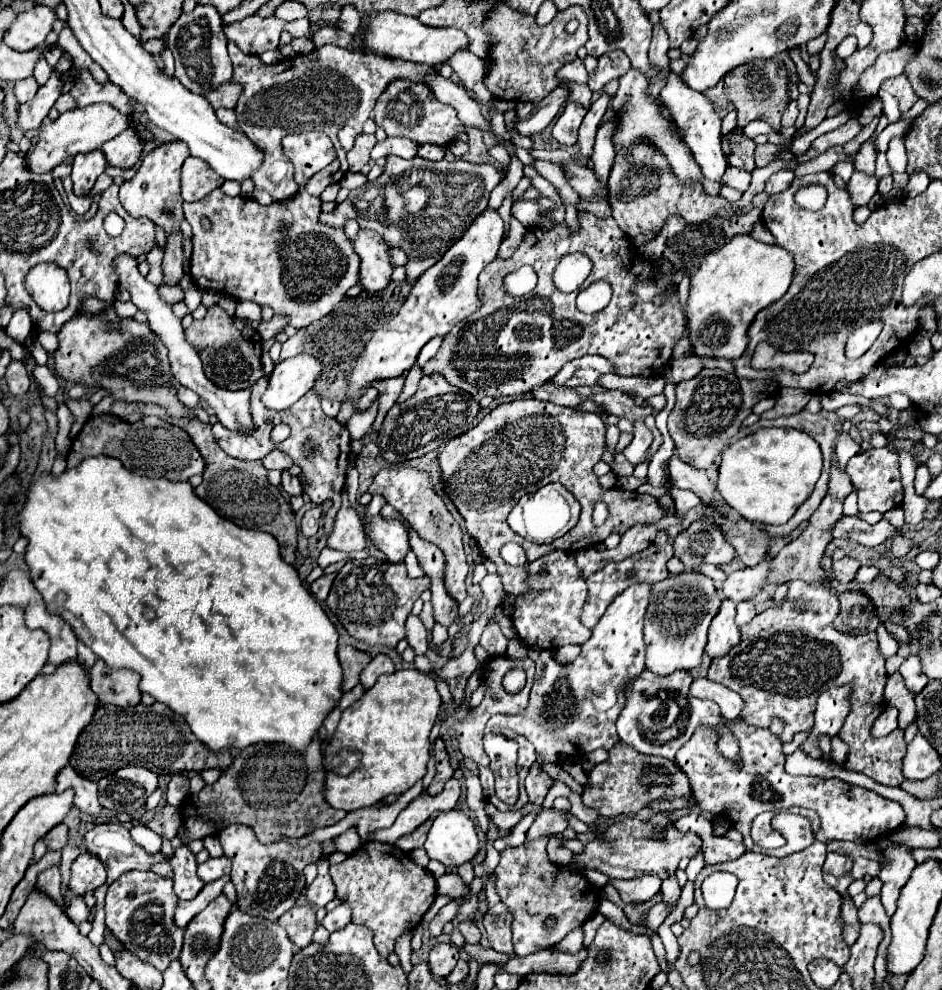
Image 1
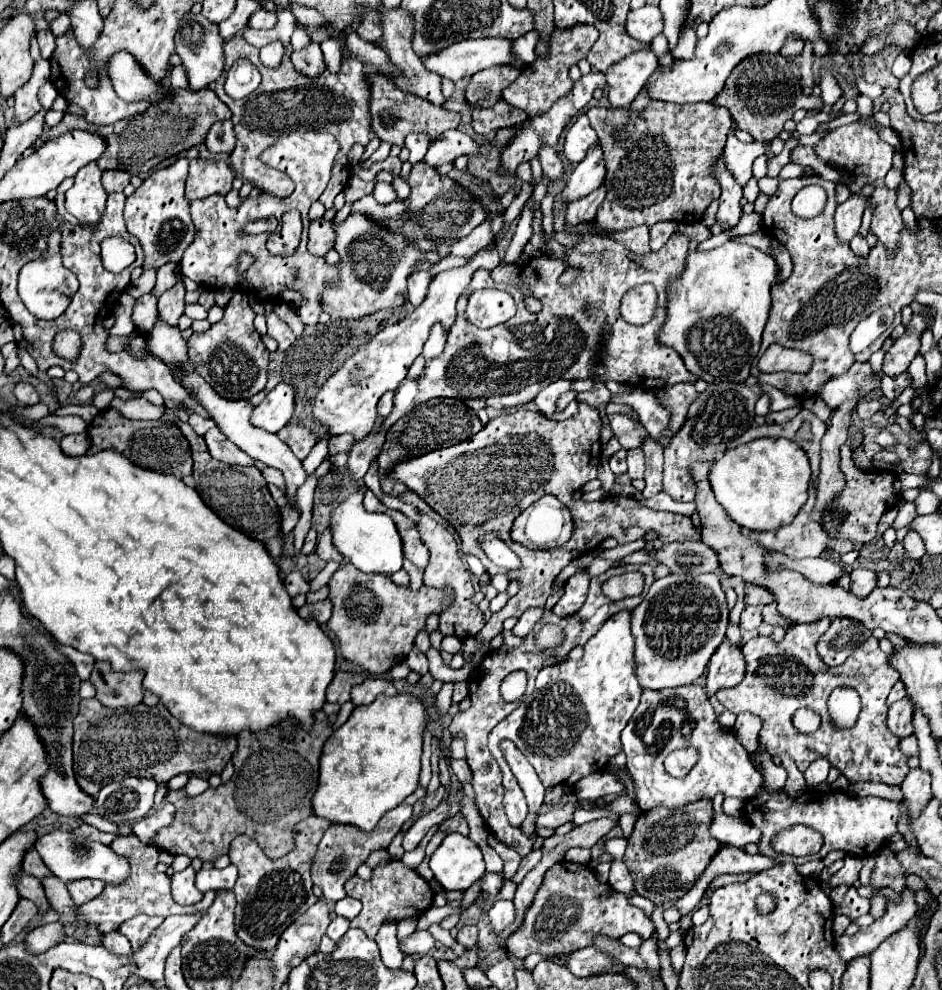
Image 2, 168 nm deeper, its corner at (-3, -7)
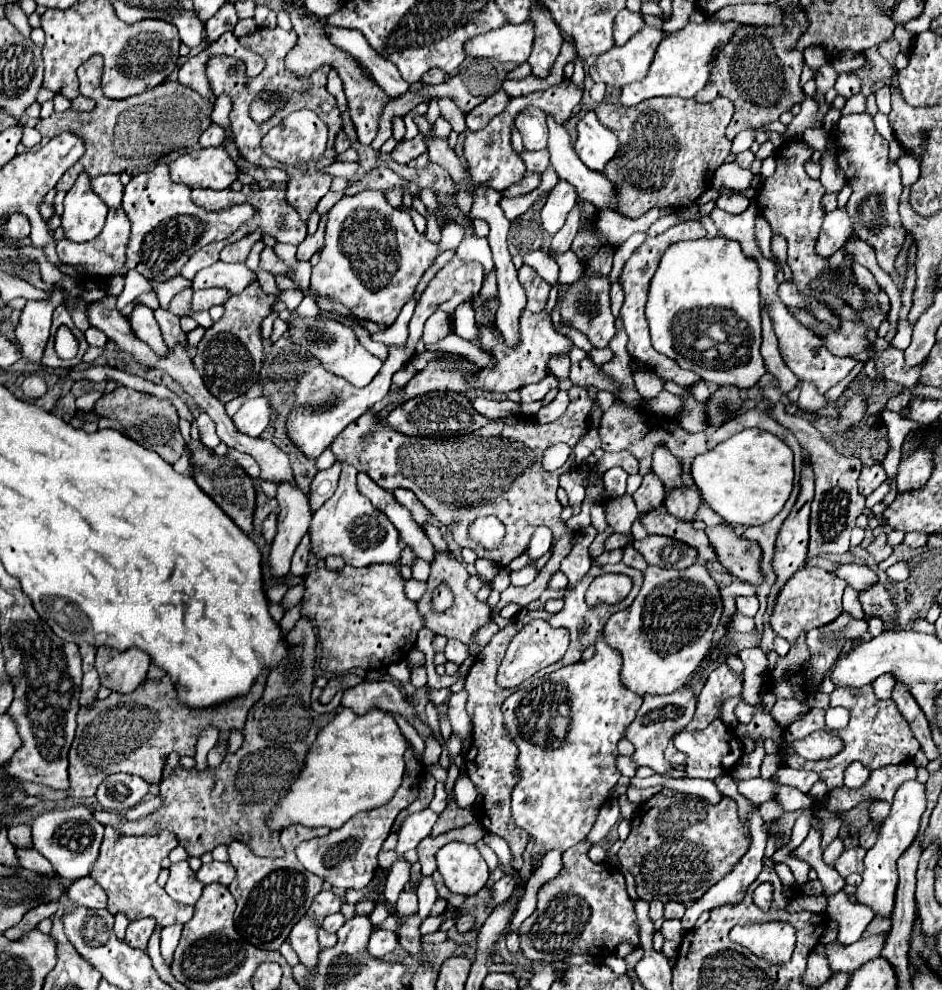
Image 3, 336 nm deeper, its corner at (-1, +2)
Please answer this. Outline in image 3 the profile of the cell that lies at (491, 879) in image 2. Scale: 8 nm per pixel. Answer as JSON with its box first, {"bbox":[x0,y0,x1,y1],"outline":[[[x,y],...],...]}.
{"bbox":[475,840,498,872],"outline":[[[483,840],[478,841],[475,846],[481,852],[482,857],[488,864],[488,868],[490,868],[490,872],[498,866],[498,858],[496,858],[496,854],[494,851],[484,844]]]}

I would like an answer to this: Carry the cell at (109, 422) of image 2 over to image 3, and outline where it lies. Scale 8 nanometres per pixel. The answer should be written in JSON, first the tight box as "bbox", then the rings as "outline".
{"bbox":[94,386,186,464],"outline":[[[118,386],[114,392],[104,394],[94,404],[94,412],[98,416],[120,422],[120,426],[128,438],[132,438],[134,442],[138,442],[146,450],[158,452],[170,464],[174,464],[184,454],[186,444],[184,444],[184,438],[182,438],[180,428],[178,428],[178,414],[176,414],[176,408],[168,400],[158,400],[154,396]]]}

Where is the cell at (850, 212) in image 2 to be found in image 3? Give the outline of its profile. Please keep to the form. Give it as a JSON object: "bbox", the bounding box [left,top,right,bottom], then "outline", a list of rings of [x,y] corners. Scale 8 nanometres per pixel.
{"bbox":[818,208,854,256],"outline":[[[836,208],[824,216],[824,224],[818,236],[818,250],[824,256],[832,256],[838,248],[842,248],[850,236],[854,234],[850,216],[846,214],[846,208]]]}

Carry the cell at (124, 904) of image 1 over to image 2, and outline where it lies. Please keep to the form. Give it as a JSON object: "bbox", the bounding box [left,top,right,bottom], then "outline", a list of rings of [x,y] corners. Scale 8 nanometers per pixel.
{"bbox":[118,915,164,951],"outline":[[[138,915],[138,917],[132,917],[132,919],[128,919],[126,923],[122,923],[120,929],[118,929],[118,933],[126,935],[126,937],[130,939],[132,951],[138,951],[138,949],[146,943],[148,935],[150,935],[162,921],[164,921],[164,919],[160,919],[160,917]]]}

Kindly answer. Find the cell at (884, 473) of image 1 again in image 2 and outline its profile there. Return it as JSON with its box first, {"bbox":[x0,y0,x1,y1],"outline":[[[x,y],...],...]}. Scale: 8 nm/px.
{"bbox":[820,445,898,545],"outline":[[[844,445],[840,449],[840,471],[844,473],[846,487],[824,509],[820,523],[822,523],[824,531],[828,533],[828,537],[864,545],[876,535],[876,527],[878,527],[882,513],[898,503],[898,495],[894,493],[894,475],[888,471],[860,471],[860,469],[856,469],[856,465],[852,463],[848,445]]]}

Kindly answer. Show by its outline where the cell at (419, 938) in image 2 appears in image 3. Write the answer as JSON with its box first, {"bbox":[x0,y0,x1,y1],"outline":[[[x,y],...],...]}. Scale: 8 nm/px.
{"bbox":[368,930,398,958],"outline":[[[374,930],[368,942],[368,950],[376,958],[382,958],[384,954],[394,952],[396,946],[398,946],[398,934],[388,932],[388,930]]]}

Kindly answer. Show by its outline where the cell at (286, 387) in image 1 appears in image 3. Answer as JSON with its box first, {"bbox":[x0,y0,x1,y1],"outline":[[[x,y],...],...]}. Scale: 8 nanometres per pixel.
{"bbox":[232,396,272,436],"outline":[[[258,396],[258,398],[246,400],[242,408],[232,416],[232,420],[236,428],[242,430],[244,434],[260,436],[270,424],[270,416],[272,416],[270,400],[266,396]]]}

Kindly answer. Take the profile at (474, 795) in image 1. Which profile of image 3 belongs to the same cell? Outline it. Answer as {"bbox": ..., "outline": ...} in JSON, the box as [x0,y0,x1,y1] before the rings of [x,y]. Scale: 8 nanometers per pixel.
{"bbox":[520,842,638,962],"outline":[[[580,842],[562,854],[562,870],[556,878],[546,882],[538,890],[538,906],[532,916],[528,916],[520,930],[520,950],[530,962],[558,962],[568,954],[590,954],[590,956],[606,956],[620,942],[630,942],[638,946],[638,924],[632,900],[628,898],[624,876],[618,872],[616,866],[602,862],[596,864],[588,858],[590,844]]]}

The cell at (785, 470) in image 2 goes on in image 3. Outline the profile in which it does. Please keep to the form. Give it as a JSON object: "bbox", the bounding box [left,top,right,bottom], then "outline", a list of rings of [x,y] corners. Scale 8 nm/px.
{"bbox":[692,428,794,526],"outline":[[[750,428],[734,434],[692,462],[692,478],[702,500],[728,524],[760,526],[770,522],[788,502],[794,488],[794,454],[776,434]]]}

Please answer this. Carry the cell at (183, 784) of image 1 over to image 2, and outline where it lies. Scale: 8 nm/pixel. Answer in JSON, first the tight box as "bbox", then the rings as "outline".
{"bbox":[184,775,210,797],"outline":[[[190,775],[190,781],[188,781],[188,785],[184,787],[184,791],[186,791],[190,797],[194,797],[194,795],[200,795],[200,793],[204,793],[208,787],[210,787],[208,779],[204,779],[204,777],[198,777],[198,775]]]}

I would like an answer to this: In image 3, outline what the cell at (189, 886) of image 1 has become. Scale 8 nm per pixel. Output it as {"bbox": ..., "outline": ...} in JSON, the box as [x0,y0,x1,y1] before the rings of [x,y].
{"bbox":[166,862,204,904],"outline":[[[178,862],[170,866],[170,878],[166,882],[166,892],[182,902],[182,904],[196,904],[202,894],[204,884],[198,882],[196,872],[188,866],[188,862]]]}

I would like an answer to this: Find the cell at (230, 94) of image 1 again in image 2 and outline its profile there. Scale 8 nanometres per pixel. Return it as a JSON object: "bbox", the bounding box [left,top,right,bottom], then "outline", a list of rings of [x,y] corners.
{"bbox":[46,89,230,175],"outline":[[[172,89],[172,99],[168,99],[168,103],[150,105],[144,113],[134,115],[132,119],[122,119],[120,123],[114,123],[108,127],[96,127],[94,123],[88,123],[84,117],[64,115],[64,119],[56,127],[48,129],[46,141],[56,139],[58,135],[62,135],[68,129],[100,133],[100,137],[104,137],[104,141],[108,141],[108,149],[96,161],[100,171],[122,169],[122,171],[130,171],[132,175],[142,175],[142,173],[152,171],[164,159],[174,157],[180,151],[186,151],[190,147],[196,147],[198,139],[206,137],[212,123],[224,121],[224,119],[230,119],[230,109],[216,97],[214,91],[210,91],[210,89],[204,89],[204,91]]]}

